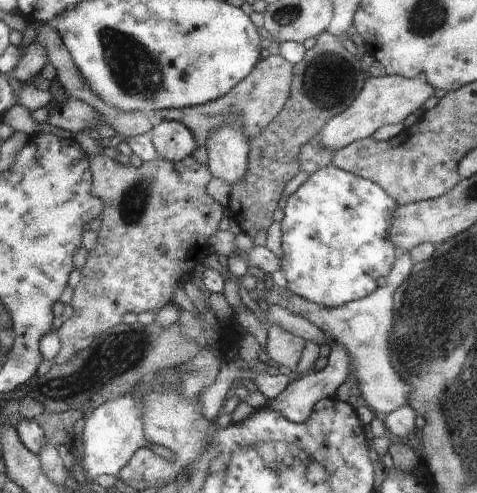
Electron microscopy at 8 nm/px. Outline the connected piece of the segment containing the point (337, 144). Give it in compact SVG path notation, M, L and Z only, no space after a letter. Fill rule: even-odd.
M398 75L371 76L365 80L354 102L342 114L338 114L322 126L319 130L320 144L326 150L335 151L347 147L355 140L371 137L384 125L402 123L410 114L417 113L422 104L434 95L434 91L435 89L428 84L423 75L418 79L408 79Z

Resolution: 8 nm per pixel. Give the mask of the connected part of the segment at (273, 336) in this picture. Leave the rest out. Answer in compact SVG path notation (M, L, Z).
M268 324L266 329L267 346L264 357L275 360L283 365L287 372L293 373L302 356L305 339L284 330L278 324Z

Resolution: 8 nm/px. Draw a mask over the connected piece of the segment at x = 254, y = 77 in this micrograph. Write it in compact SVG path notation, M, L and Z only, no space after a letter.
M267 53L264 60L260 60L255 70L242 83L239 83L230 94L211 103L190 108L192 110L190 116L164 116L164 120L180 120L180 122L187 124L188 128L195 132L196 138L200 141L200 146L207 149L208 142L212 140L212 134L218 132L220 128L224 128L226 124L236 122L236 120L242 122L244 134L248 140L254 140L256 136L263 134L272 120L276 120L276 116L280 114L280 110L286 104L286 99L291 90L292 76L293 64L284 60L280 55Z

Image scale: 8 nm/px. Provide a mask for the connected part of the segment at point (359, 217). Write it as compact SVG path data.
M333 164L328 165L324 168L319 168L314 175L310 175L309 178L301 184L296 192L294 192L290 198L288 198L284 211L284 218L281 220L282 228L282 242L281 247L283 254L280 256L280 271L285 276L287 281L286 289L298 296L306 298L315 302L318 305L323 305L326 308L334 308L342 306L346 303L358 300L358 298L364 298L366 294L370 294L372 290L377 290L378 278L387 278L391 274L391 268L395 264L395 257L398 254L395 249L395 244L392 244L390 237L390 228L394 222L395 212L399 206L396 204L396 200L392 200L376 182L372 180L366 180L360 178L360 176L354 176L350 172L346 172L341 168L335 167Z

